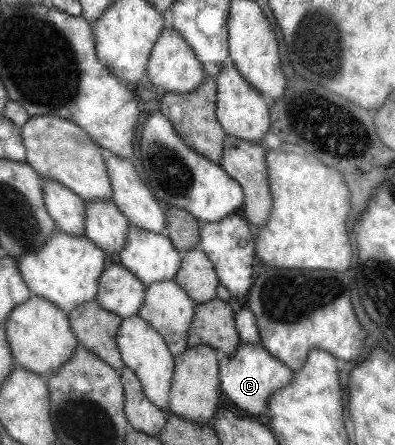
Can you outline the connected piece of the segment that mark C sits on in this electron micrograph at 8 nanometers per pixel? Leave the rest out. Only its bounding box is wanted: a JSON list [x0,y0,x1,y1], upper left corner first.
[220,343,293,418]

